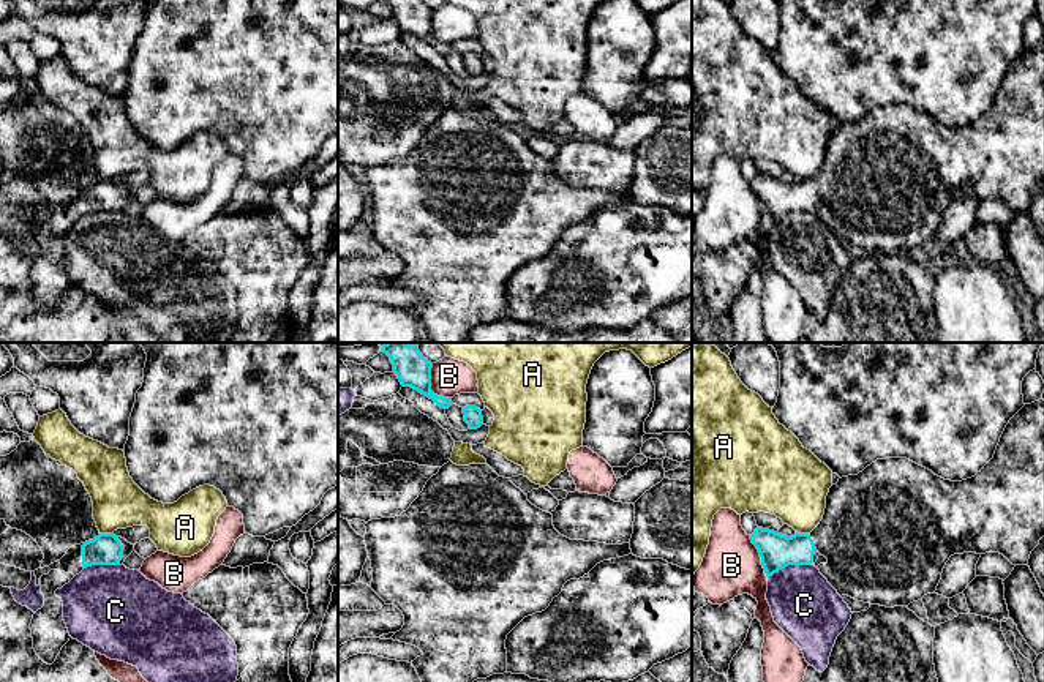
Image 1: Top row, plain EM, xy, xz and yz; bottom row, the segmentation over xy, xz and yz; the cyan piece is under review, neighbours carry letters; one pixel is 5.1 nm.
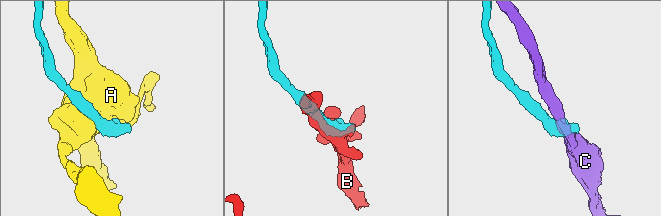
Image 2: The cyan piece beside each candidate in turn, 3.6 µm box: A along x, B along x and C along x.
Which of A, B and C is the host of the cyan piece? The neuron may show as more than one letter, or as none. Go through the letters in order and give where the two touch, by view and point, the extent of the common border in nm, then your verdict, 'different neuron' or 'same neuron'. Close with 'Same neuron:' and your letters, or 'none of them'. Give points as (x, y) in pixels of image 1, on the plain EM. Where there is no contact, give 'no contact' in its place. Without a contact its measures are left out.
A: contact xy (106, 180); length 60 nm; different neuron
B: contact xz (430, 33); length 200 nm; different neuron
C: contact yz (788, 210); length 220 nm; different neuron
Same neuron: none of them

